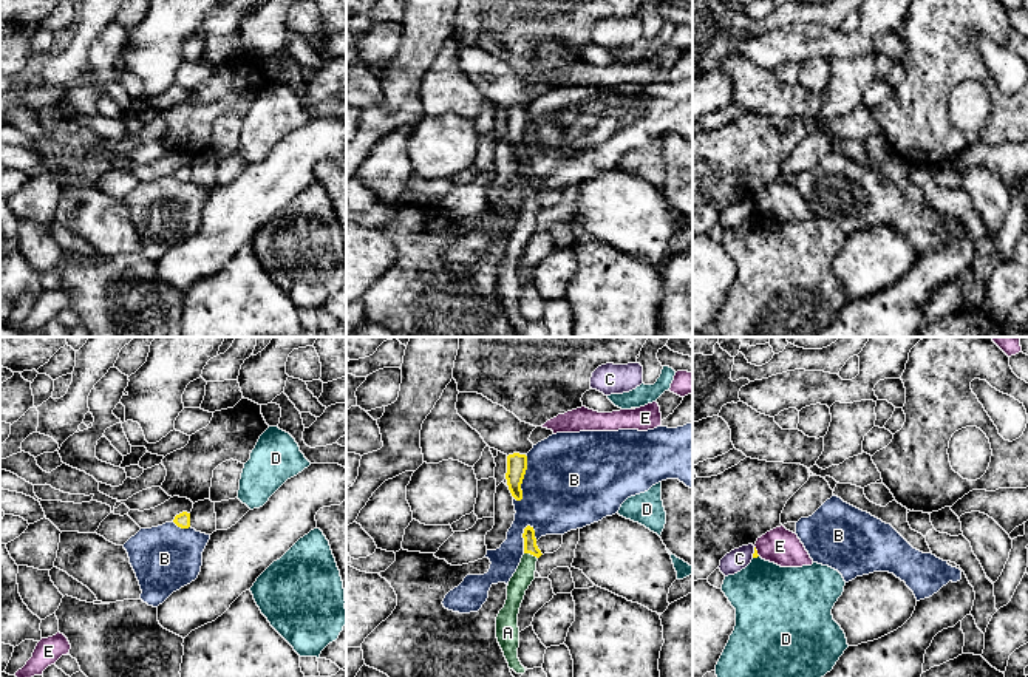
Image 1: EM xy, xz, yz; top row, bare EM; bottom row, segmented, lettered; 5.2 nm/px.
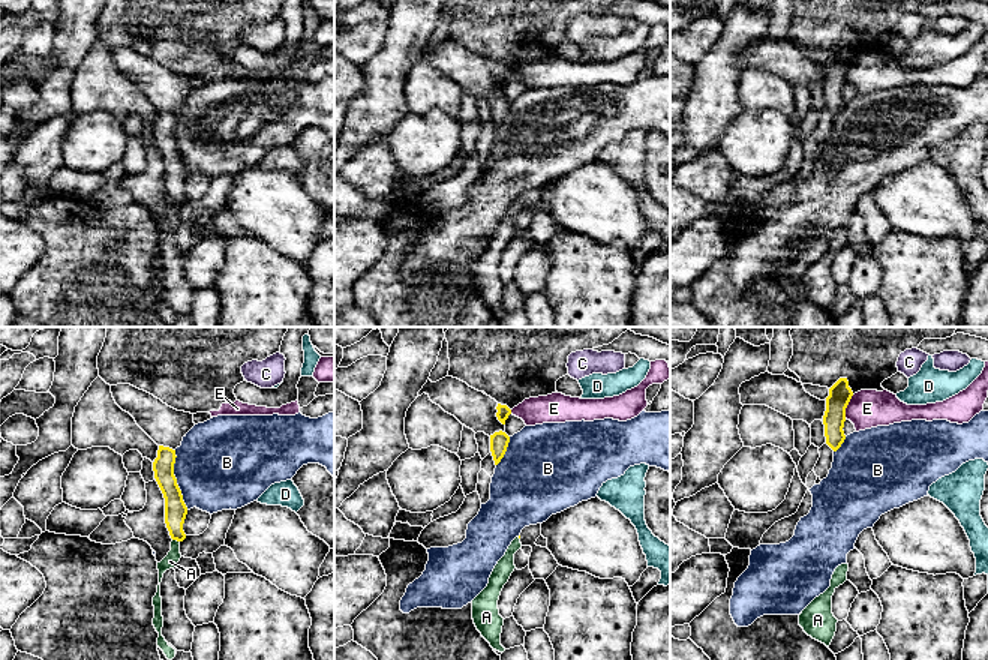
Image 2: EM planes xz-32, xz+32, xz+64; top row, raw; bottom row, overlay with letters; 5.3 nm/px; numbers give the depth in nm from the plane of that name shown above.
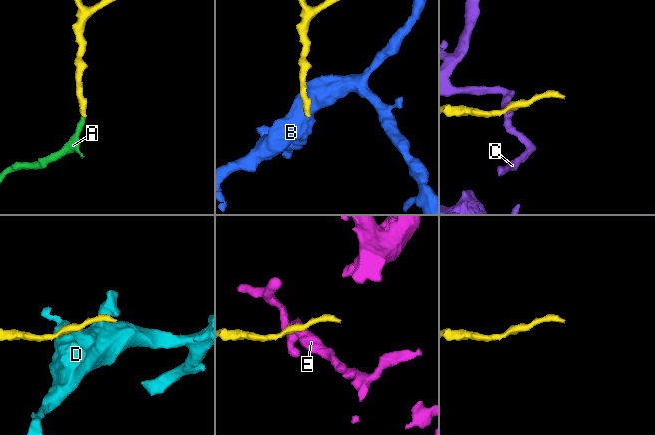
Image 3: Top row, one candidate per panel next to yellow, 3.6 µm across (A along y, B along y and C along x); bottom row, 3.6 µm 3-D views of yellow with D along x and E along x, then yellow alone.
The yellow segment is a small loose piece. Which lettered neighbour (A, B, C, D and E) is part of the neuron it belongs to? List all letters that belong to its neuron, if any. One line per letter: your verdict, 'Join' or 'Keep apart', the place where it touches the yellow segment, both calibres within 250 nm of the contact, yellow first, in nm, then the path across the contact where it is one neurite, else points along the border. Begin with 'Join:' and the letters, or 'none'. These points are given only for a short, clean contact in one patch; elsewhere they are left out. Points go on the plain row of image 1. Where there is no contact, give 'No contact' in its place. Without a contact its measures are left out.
Join: A
A: Join. Touches yellow at xz (531, 207). Thickness 70 nm (yellow) against 100 nm. Path across: xz (531, 200), (531, 207), (524, 229)
B: Keep apart. Touches yellow at xz (523, 132). Thickness 110 nm (yellow) against 480 nm
C: Keep apart. Touches yellow at yz (755, 206). Thickness 30 nm (yellow) against 110 nm
D: Keep apart. Touches yellow at yz (755, 210). Thickness 30 nm (yellow) against 380 nm. Boundary: yz (758, 209), (753, 212)
E: Keep apart. Touches yellow at yz (756, 204). Thickness 30 nm (yellow) against 190 nm. Boundary: yz (755, 200), (759, 209)

